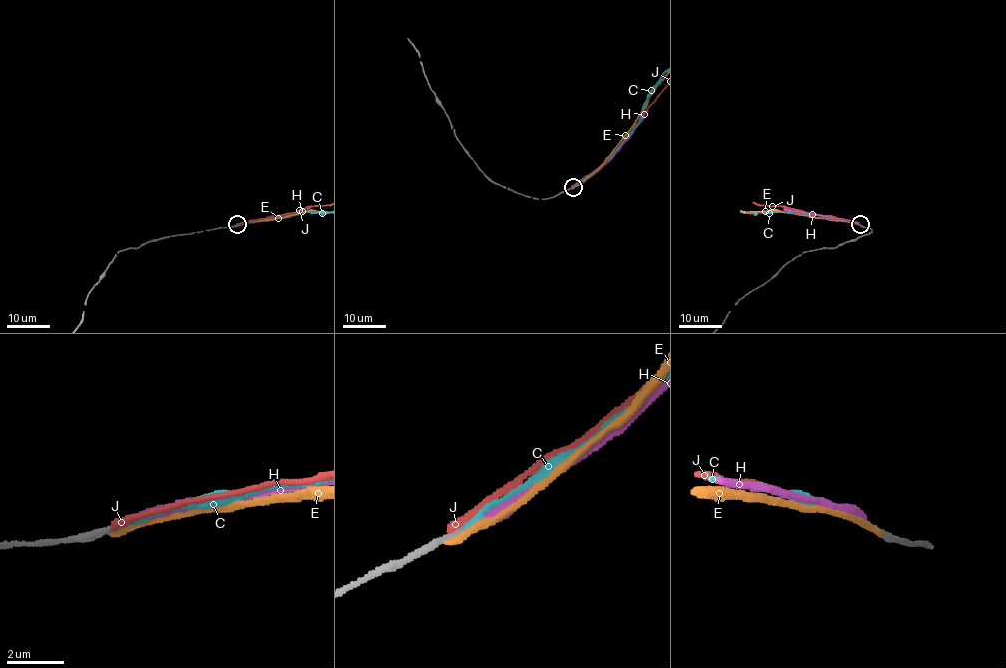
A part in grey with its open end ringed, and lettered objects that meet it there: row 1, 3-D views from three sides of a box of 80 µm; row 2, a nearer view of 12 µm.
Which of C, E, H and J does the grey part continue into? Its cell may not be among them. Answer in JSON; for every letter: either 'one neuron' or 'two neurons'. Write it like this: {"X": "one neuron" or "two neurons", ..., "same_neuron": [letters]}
{"C": "one neuron", "E": "two neurons", "H": "two neurons", "J": "two neurons", "same_neuron": ["C"]}

